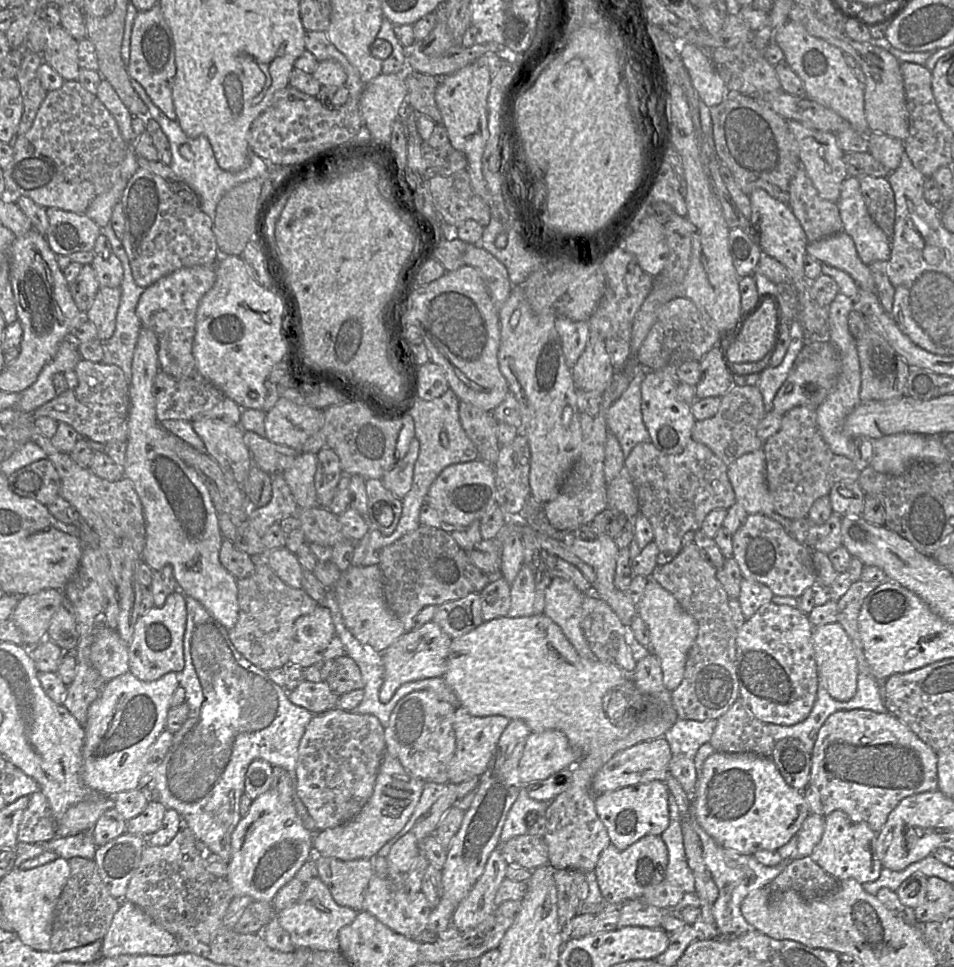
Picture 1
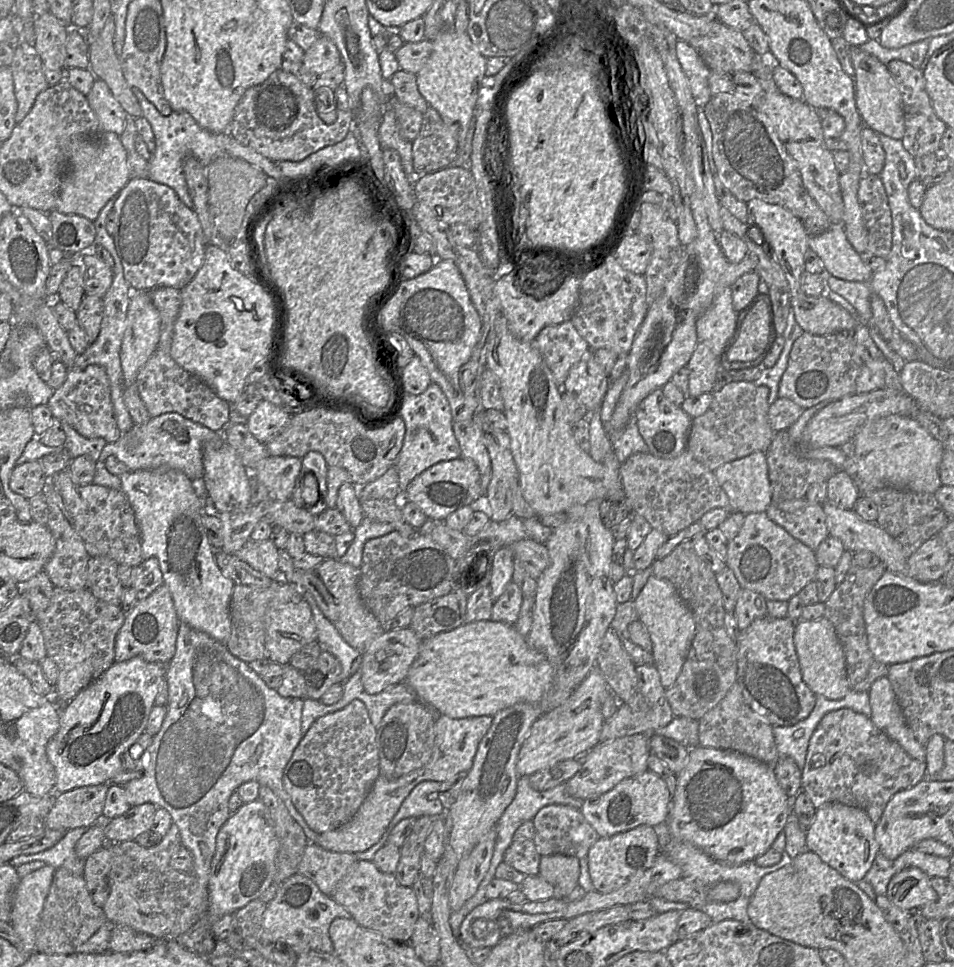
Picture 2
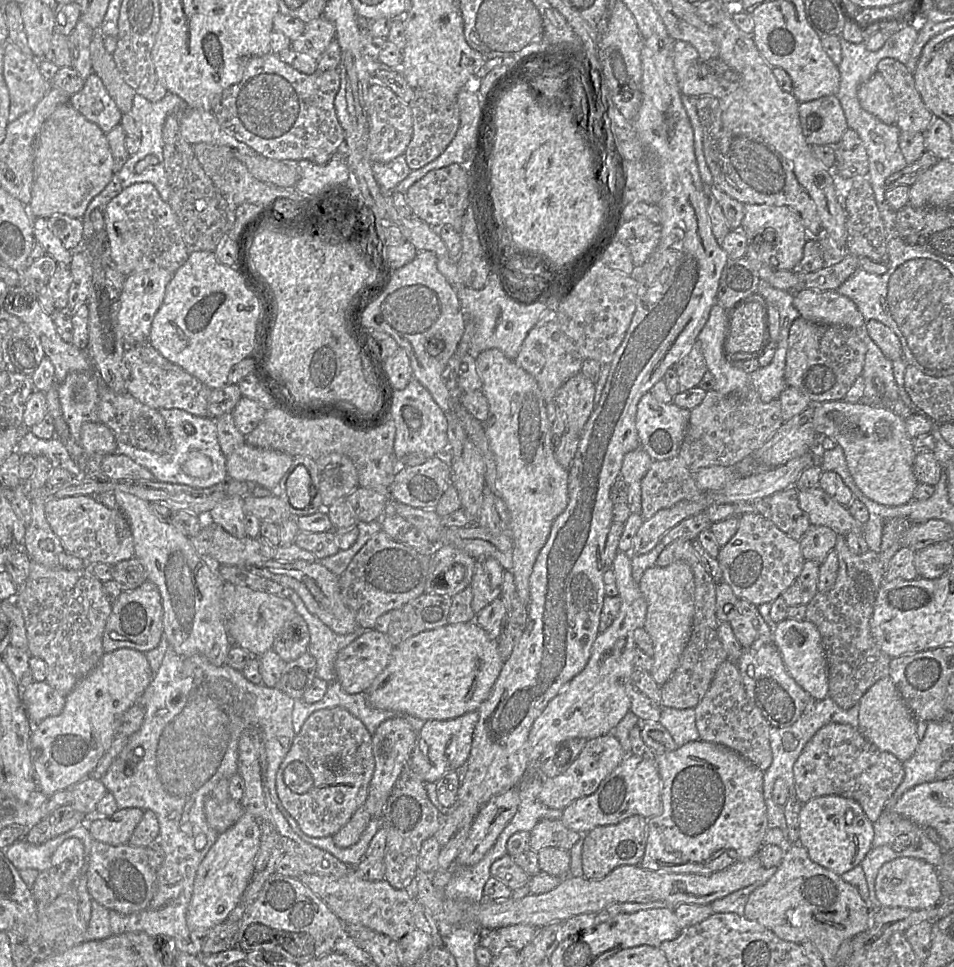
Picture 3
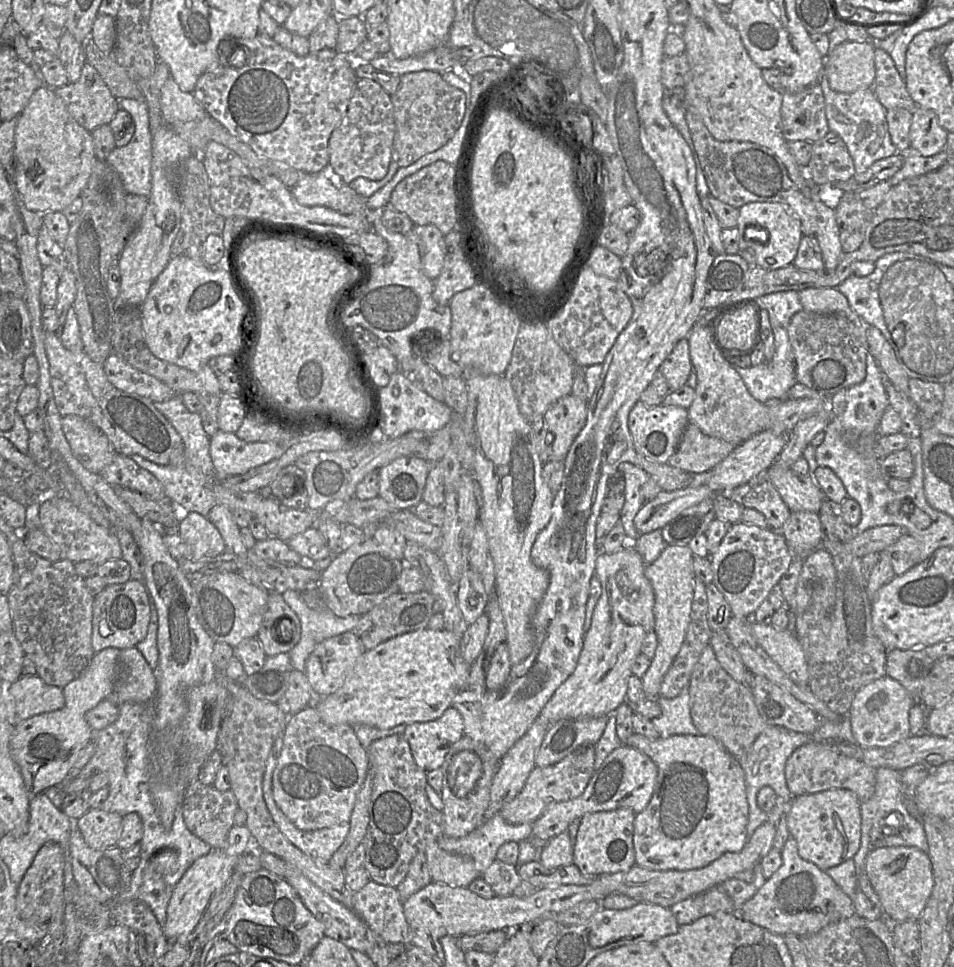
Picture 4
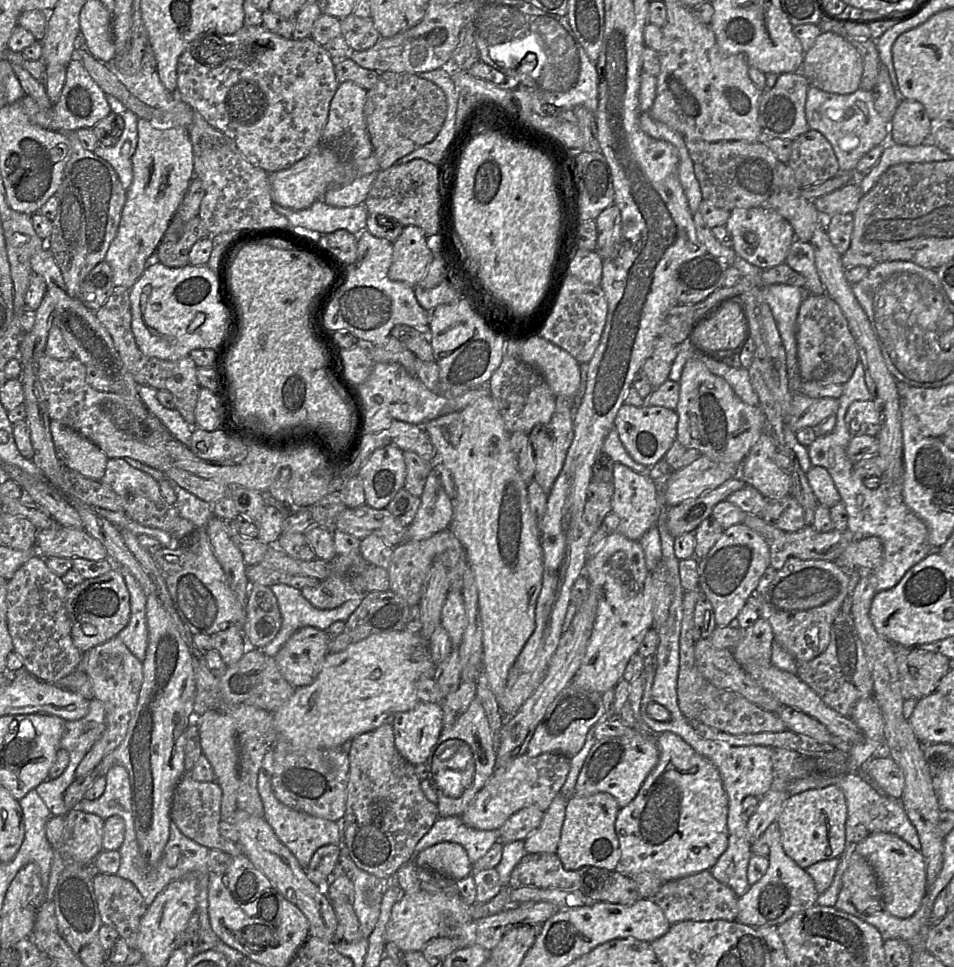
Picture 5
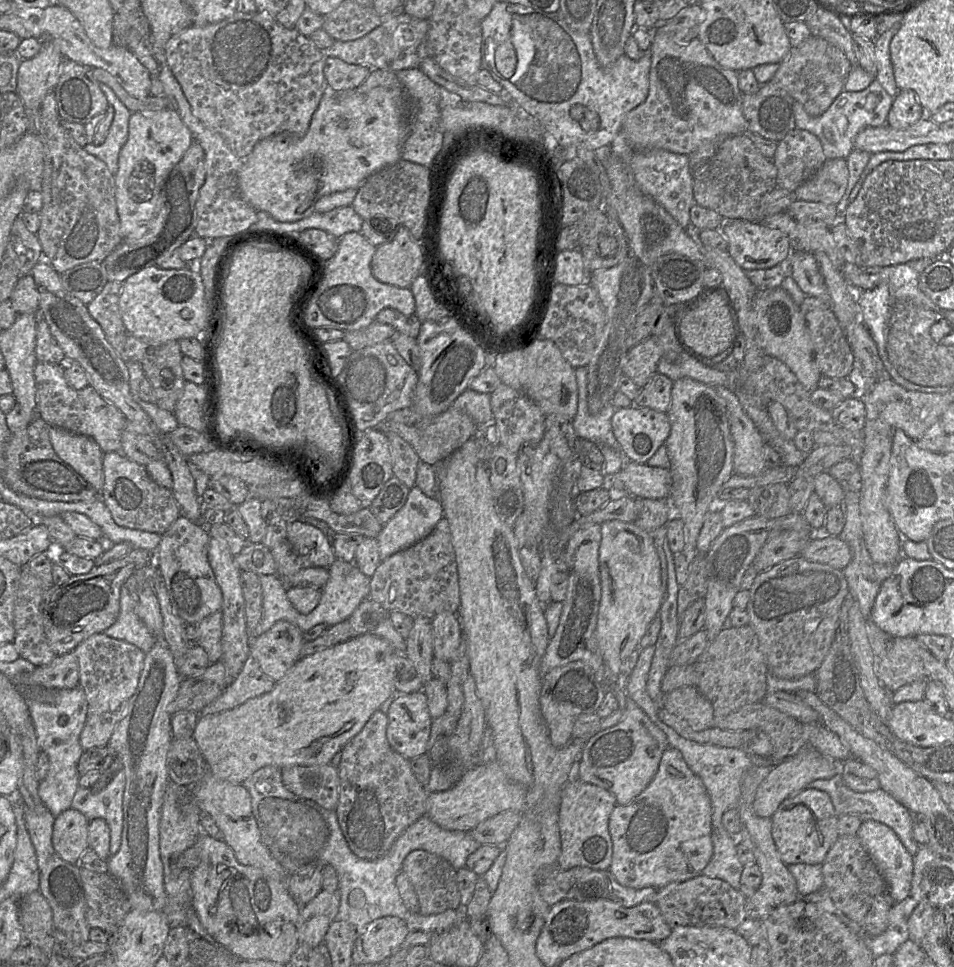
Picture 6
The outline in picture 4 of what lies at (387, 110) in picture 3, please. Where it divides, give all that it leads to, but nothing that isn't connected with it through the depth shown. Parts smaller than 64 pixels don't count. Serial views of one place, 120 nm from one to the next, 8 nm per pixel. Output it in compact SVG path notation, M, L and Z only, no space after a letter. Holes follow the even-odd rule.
M358 79L341 124L328 142L329 165L346 184L357 178L382 180L392 161L392 146L396 133L394 107L383 87L370 79Z

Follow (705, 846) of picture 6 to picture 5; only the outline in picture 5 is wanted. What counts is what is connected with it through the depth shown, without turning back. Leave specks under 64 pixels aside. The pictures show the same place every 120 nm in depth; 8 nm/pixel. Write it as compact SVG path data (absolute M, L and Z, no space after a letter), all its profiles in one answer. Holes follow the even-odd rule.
M665 732L659 735L653 735L659 748L659 761L654 769L650 772L643 782L637 796L627 806L621 807L615 821L615 831L619 841L621 852L619 870L629 876L648 872L665 881L675 880L691 876L693 874L710 870L717 862L719 857L724 853L728 846L728 796L723 787L722 779L718 769L714 764L704 756L698 754L689 744L687 744L678 735Z

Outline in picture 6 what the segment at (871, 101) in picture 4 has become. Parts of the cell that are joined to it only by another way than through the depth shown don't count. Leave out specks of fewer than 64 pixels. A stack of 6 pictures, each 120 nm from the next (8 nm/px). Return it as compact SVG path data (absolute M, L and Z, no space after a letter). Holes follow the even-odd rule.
M874 78L866 89L860 91L843 90L833 100L827 110L819 116L808 115L803 106L798 102L794 102L793 104L793 112L796 127L811 132L819 139L827 159L846 159L854 150L854 139L861 130L866 127L879 127L887 124L887 117L892 103L893 97L891 97L881 86L879 81ZM870 93L879 96L879 102L872 111L864 108L866 97Z

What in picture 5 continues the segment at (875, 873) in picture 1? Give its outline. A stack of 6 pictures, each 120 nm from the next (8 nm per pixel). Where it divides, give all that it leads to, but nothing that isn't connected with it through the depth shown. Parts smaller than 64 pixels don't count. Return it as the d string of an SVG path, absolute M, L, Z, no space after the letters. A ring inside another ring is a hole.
M837 786L812 789L790 796L775 823L784 852L804 870L820 861L839 858L846 850L846 797Z

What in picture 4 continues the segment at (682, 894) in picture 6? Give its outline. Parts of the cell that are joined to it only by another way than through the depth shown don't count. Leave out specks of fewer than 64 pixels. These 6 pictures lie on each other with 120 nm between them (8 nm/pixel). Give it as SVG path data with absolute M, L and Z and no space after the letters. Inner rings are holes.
M715 886L674 904L670 910L679 925L686 925L718 911L733 913L734 906L727 894L719 886Z

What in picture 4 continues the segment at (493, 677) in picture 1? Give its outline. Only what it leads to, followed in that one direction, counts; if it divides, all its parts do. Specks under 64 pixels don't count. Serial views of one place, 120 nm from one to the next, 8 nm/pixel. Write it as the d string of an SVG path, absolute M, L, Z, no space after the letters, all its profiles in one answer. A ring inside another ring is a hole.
M425 628L388 639L373 649L365 650L343 686L321 697L314 708L327 725L367 725L389 729L398 725L436 720L450 707L457 694L468 689L470 664L461 654L460 634Z

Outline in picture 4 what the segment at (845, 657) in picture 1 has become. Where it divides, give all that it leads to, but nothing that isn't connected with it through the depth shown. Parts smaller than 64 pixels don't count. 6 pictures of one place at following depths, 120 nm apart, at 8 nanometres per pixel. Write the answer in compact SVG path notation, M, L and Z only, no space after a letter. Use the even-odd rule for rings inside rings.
M753 623L757 643L796 684L808 686L809 670L803 647L788 629L779 630L771 624Z

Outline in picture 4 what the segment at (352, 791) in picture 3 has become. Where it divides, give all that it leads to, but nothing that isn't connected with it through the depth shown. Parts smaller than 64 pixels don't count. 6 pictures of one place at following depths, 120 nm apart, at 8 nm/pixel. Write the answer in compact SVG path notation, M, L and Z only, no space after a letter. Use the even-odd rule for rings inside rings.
M305 707L289 716L287 720L283 733L283 746L272 775L273 799L284 815L303 831L348 823L368 769L367 750L356 736L354 727L347 724L327 725L321 720L316 708Z

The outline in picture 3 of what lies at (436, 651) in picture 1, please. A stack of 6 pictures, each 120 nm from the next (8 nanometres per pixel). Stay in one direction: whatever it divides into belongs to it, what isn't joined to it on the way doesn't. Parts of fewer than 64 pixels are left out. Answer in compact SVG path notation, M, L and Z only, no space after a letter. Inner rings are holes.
M364 629L359 637L339 651L334 663L337 682L349 694L365 693L389 663L393 648L386 633Z

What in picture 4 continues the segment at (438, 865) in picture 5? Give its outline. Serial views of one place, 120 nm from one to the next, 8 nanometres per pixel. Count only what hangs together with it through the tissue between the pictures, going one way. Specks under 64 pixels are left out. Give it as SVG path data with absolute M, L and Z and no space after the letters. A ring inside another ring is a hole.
M437 840L424 851L432 881L452 887L467 887L478 878L473 860L469 856L449 853L440 848Z

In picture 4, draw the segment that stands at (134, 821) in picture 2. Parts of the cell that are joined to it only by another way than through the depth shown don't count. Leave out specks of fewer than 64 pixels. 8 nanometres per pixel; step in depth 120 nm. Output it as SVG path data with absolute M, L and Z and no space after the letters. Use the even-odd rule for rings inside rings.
M89 809L75 821L76 830L93 849L116 846L122 832L123 815L101 809Z

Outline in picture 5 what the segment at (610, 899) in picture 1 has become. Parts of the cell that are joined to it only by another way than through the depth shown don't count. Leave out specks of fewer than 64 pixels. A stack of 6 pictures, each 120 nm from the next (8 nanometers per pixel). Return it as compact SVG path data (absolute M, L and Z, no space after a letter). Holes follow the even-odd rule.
M606 792L584 797L573 794L568 799L560 842L556 851L566 870L573 871L583 867L619 870L621 852L615 831L615 821L620 808L616 798Z

